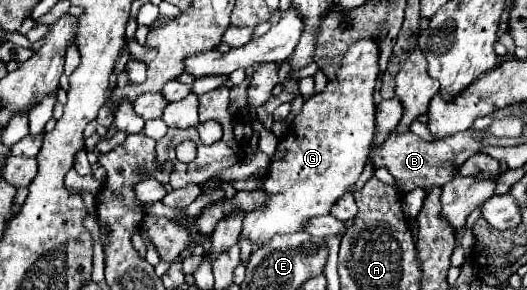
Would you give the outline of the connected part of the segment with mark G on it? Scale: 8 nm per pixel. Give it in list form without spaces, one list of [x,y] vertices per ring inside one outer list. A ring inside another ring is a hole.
[[[373,37],[353,43],[343,57],[337,79],[329,81],[321,95],[313,95],[309,101],[303,103],[301,113],[293,121],[293,129],[289,131],[289,137],[283,138],[271,159],[269,177],[265,181],[265,191],[271,193],[271,199],[263,207],[245,215],[243,229],[239,233],[239,241],[247,239],[253,247],[263,247],[275,235],[305,231],[305,225],[311,217],[327,215],[331,211],[331,207],[335,205],[335,201],[343,193],[347,193],[351,185],[355,185],[363,167],[367,165],[369,145],[371,145],[373,133],[375,133],[373,89],[375,89],[375,79],[379,75],[377,57],[379,57],[379,47]]]

